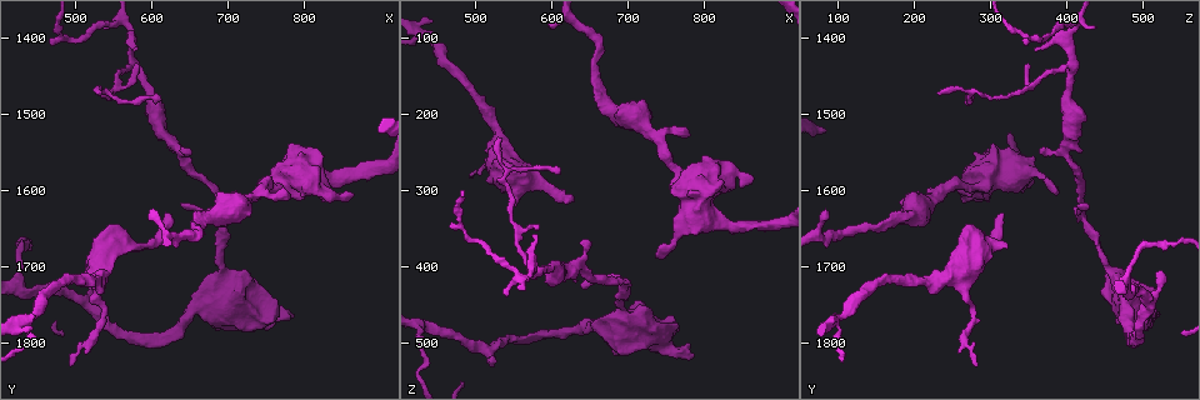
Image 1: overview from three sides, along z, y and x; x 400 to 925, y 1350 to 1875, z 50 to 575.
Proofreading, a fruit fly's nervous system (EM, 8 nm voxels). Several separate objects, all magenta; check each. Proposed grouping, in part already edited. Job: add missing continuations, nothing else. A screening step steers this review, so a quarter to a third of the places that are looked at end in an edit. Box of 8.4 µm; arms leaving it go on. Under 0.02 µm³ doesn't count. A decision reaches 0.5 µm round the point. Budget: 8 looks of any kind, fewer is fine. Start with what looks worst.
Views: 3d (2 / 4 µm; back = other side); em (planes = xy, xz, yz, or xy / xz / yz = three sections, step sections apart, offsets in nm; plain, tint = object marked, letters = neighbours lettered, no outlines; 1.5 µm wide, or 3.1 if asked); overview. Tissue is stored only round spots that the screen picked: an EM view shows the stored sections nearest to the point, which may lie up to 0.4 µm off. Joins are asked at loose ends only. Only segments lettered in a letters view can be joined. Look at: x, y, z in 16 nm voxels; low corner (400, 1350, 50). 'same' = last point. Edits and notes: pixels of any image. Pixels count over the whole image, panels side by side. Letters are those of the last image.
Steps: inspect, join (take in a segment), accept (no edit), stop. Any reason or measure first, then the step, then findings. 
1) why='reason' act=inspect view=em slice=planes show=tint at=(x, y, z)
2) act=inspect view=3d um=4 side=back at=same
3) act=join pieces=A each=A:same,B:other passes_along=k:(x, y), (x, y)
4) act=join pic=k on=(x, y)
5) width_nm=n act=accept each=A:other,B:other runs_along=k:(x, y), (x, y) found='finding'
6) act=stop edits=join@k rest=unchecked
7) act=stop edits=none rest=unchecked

why='branch stops here' act=inspect view=em slice=planes show=letters at=(620, 1630, 315)

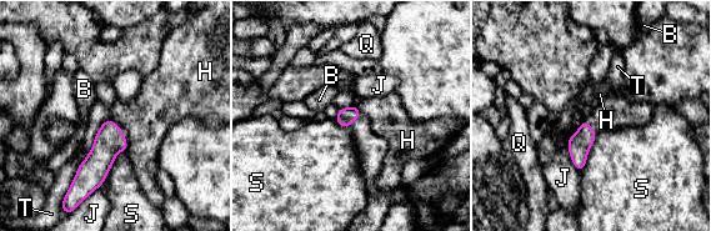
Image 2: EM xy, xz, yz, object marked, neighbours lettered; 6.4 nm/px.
act=accept each=B:other,H:other,J:other,Q:other,S:other,T:other border=2:(110, 117), (98, 130), (85, 157) found='none of them fits'

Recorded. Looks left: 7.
why='an open end' act=inspect view=em slice=planes show=letters at=(600, 1625, 85)

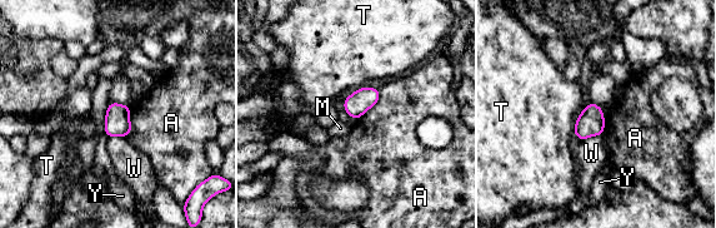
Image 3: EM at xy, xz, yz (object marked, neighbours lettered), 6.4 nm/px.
act=accept each=A:other,M:other,T:other,W:other,Y:other border=3:(380, 89), (377, 102), (356, 120) found='none of them fits'

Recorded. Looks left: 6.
why='an open end' act=inspect view=em slice=xz step=4 show=letters at=(530, 1475, 230)

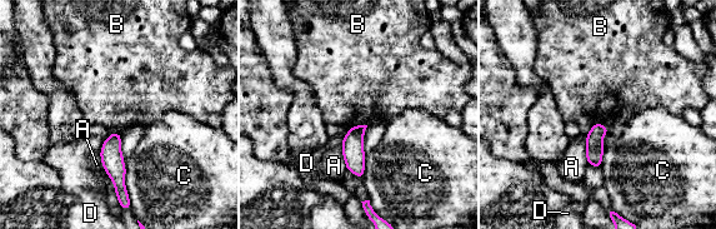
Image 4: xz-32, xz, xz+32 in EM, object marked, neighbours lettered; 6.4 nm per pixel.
why='cut it another way' act=inspect view=em slice=planes show=letters at=same

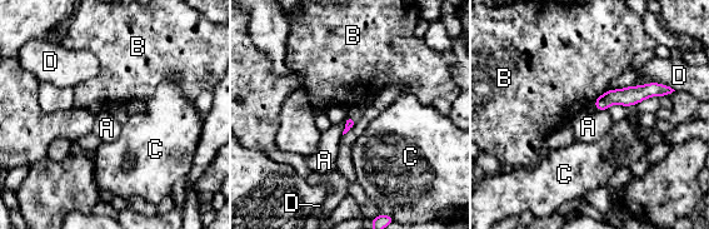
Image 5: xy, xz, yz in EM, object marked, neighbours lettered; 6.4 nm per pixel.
act=accept each=A:other,B:other,C:other,D:other border=5:(344, 120), (341, 134) found='no lettered segment goes on from it'

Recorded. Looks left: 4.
act=stop edits=none rest=unchecked

